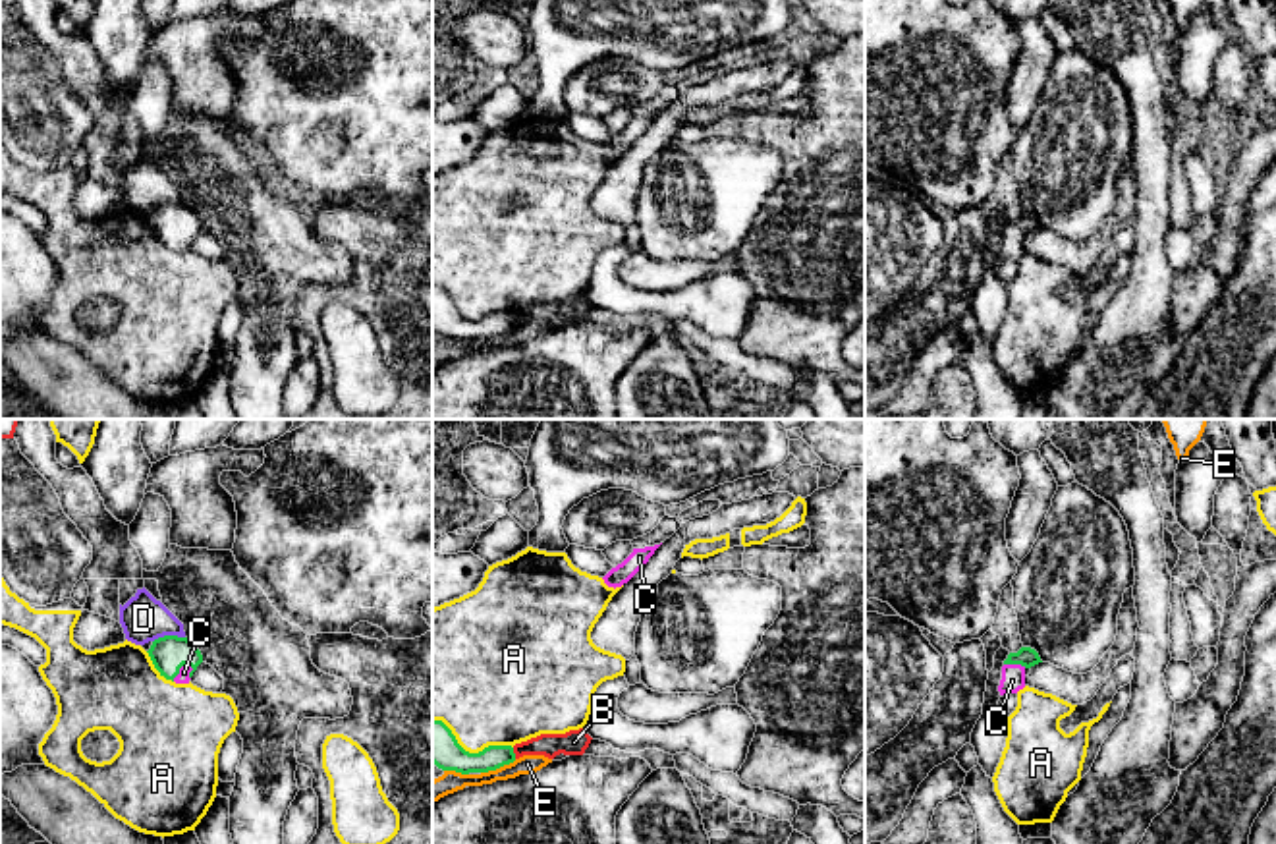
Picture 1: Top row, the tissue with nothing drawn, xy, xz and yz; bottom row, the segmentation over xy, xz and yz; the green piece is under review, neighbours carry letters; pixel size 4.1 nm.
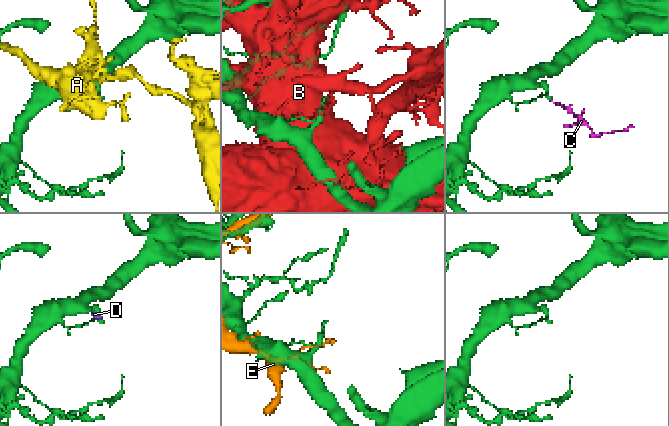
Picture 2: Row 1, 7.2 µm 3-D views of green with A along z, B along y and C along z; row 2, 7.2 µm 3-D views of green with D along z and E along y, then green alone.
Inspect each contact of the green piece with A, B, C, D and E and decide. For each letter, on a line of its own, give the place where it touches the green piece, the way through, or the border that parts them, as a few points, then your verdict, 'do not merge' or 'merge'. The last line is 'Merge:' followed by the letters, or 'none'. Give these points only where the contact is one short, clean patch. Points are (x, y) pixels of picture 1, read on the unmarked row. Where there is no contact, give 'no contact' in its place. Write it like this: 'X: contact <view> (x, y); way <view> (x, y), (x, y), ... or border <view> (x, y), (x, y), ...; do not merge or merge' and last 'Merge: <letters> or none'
A: contact xz (471, 321); do not merge
B: contact xz (514, 321); do not merge
C: contact xy (180, 234); do not merge
D: contact xy (168, 203); border xy (184, 203), (159, 203), (153, 209); do not merge
E: contact xz (499, 335); do not merge
Merge: none

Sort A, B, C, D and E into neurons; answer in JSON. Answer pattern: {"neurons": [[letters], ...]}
{"neurons": [["A"], ["B"], ["C"], ["D"], ["E"]]}

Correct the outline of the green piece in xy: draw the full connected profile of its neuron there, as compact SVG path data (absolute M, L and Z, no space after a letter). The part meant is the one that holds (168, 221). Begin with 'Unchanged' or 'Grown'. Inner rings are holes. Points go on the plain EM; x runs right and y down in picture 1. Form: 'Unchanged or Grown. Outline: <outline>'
Unchanged. Outline: M164 203L154 207L147 220L160 243L172 249L183 232L193 236L189 239L191 245L197 234L203 230L203 222L197 212L193 212L187 205L178 203Z

